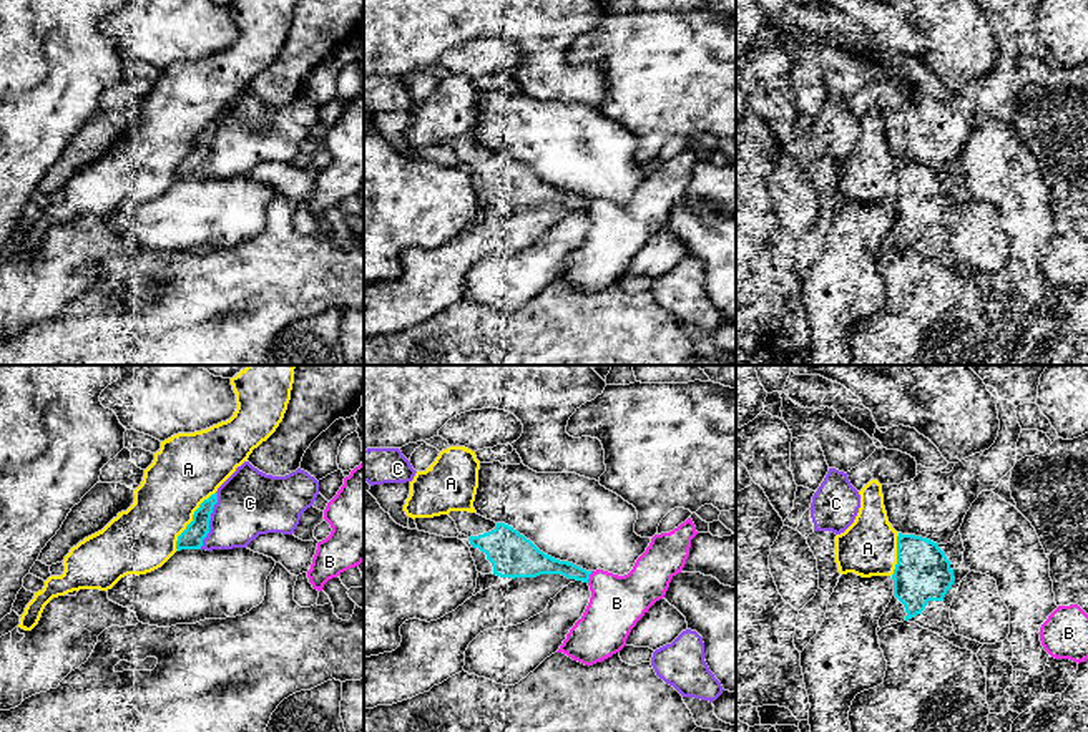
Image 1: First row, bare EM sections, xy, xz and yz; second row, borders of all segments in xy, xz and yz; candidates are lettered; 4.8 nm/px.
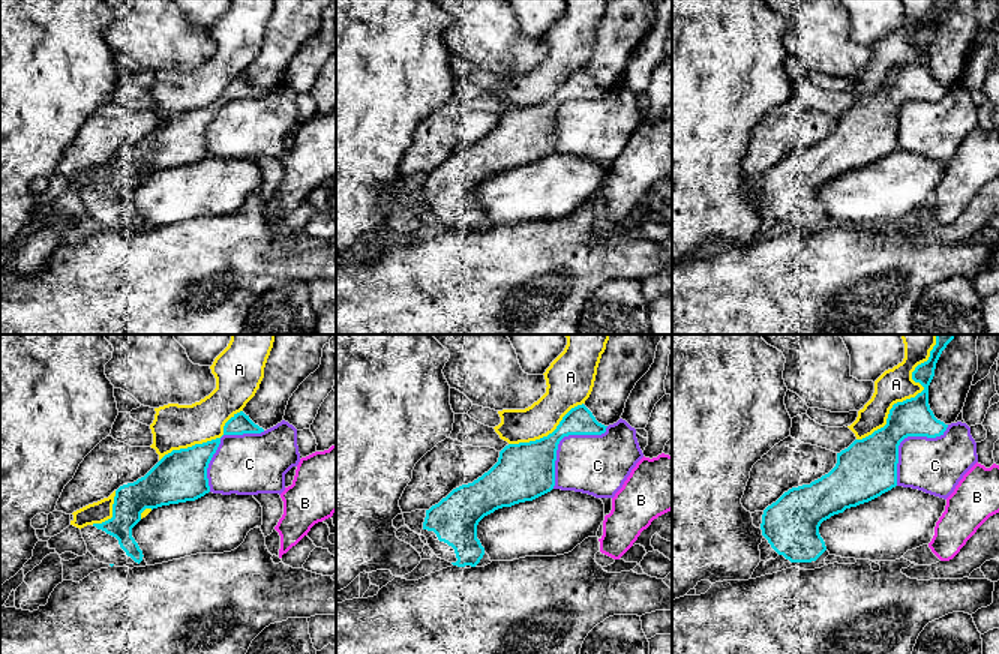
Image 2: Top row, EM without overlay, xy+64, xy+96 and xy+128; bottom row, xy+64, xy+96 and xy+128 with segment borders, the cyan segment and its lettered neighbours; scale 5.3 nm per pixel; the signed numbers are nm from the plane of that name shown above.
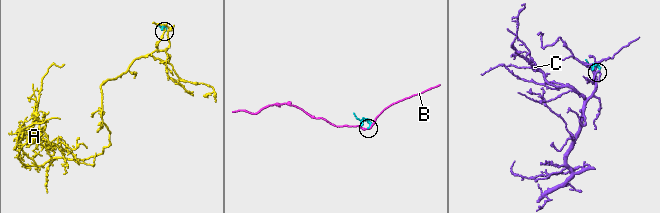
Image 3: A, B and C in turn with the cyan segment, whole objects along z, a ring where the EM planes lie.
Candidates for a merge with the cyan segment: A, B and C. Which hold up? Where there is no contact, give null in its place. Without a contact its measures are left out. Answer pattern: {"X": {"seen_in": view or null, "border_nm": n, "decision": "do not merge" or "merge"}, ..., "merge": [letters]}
{"A": {"seen_in": "xy", "border_nm": 340, "decision": "do not merge"}, "B": {"seen_in": "xz", "border_nm": 60, "decision": "do not merge"}, "C": {"seen_in": "xy", "border_nm": 300, "decision": "do not merge"}, "merge": []}

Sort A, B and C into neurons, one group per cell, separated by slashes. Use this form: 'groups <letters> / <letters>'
groups A / B / C

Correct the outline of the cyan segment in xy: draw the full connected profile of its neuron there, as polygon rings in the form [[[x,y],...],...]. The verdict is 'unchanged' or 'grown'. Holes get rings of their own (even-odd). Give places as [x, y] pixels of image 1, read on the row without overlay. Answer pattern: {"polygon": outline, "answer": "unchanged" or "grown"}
{"polygon": [[[218,121],[204,128],[193,143],[193,149],[186,158],[178,164],[176,178],[201,178],[203,168],[209,161],[209,148],[214,133],[218,131]]], "answer": "unchanged"}

